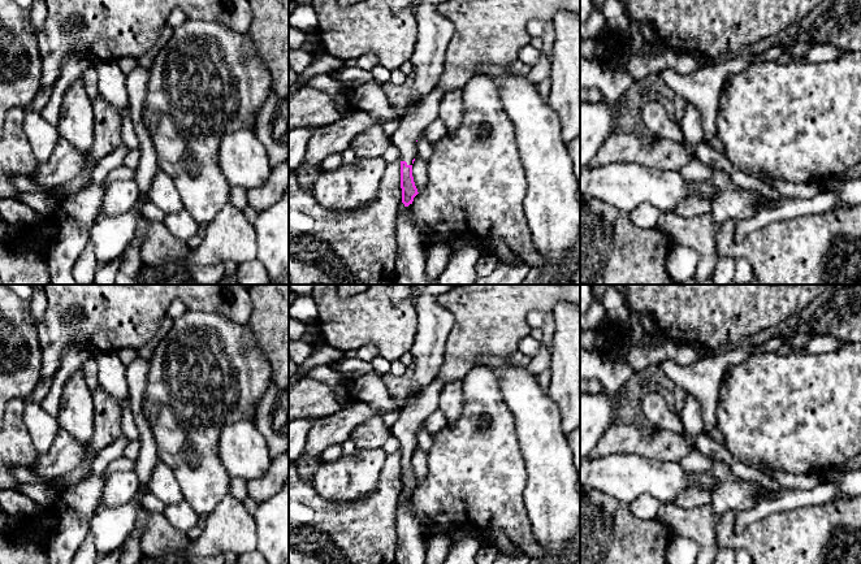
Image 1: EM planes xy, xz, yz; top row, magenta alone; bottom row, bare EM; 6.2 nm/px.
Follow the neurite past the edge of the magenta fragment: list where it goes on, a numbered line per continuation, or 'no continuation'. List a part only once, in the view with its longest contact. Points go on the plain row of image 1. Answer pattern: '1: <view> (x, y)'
no continuation

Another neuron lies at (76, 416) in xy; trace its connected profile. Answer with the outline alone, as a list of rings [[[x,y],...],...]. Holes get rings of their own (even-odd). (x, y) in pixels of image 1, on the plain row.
[[[81,370],[73,373],[62,389],[57,422],[79,442],[88,442],[94,435],[94,399]]]

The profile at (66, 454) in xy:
[[[60,429],[52,446],[46,452],[39,452],[29,469],[43,478],[55,478],[77,469],[86,459],[90,459],[88,443],[79,442]]]

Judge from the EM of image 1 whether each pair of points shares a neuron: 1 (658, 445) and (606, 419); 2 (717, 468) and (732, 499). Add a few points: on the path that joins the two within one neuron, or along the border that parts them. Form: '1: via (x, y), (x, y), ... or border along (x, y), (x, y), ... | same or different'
1: border along (618, 426), (608, 430), (595, 446) | different
2: via (723, 476), (731, 491) | same

